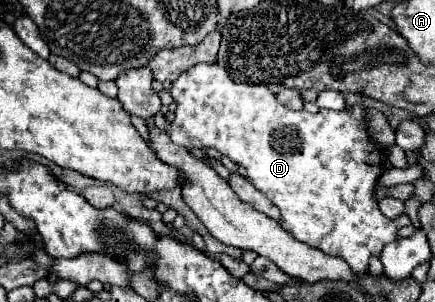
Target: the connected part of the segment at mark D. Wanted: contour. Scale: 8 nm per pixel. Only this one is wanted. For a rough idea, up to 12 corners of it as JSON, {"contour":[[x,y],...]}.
{"contour":[[195,64],[177,146],[247,170],[303,244],[369,272],[381,214],[363,104],[289,110]]}

